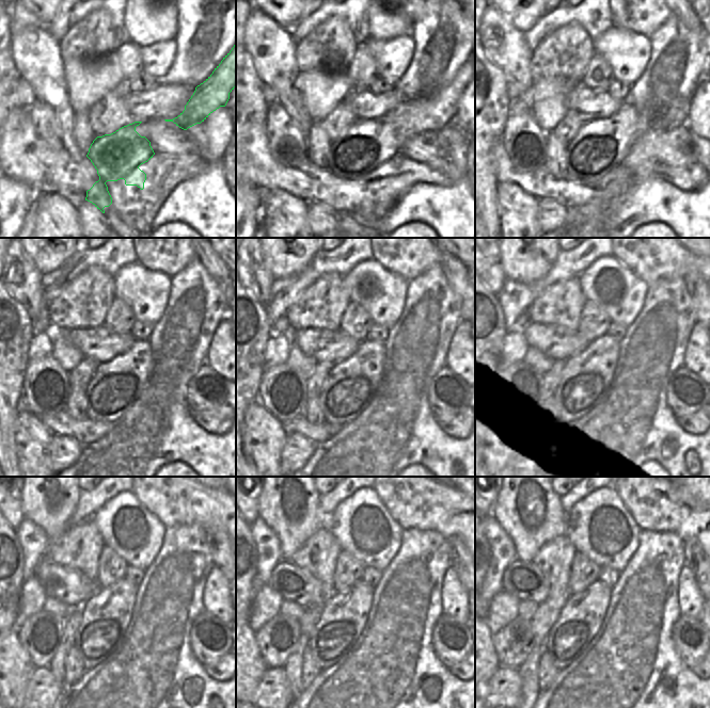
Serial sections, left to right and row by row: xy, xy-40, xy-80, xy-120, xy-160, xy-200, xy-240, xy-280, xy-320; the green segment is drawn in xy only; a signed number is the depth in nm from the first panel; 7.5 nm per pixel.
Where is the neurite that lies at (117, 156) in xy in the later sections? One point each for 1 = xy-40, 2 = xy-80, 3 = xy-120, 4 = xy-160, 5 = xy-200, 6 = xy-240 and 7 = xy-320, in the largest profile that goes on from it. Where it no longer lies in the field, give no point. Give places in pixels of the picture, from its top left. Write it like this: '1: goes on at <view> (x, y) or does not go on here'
1: goes on at xy-40 (356, 154)
2: goes on at xy-80 (600, 145)
3: goes on at xy-120 (115, 386)
4: goes on at xy-160 (350, 385)
5: goes on at xy-200 (585, 380)
6: goes on at xy-240 (106, 615)
7: goes on at xy-320 (582, 616)

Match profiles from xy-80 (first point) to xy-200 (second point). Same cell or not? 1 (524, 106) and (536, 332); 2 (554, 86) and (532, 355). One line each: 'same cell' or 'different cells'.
1: different cells
2: same cell

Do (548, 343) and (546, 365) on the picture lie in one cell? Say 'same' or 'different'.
different

